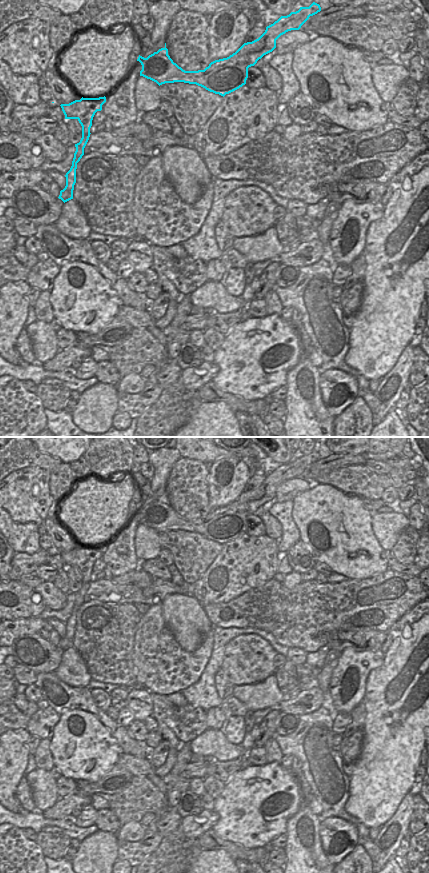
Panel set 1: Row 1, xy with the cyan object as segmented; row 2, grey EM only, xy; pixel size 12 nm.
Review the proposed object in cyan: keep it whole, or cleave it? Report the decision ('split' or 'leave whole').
leave whole

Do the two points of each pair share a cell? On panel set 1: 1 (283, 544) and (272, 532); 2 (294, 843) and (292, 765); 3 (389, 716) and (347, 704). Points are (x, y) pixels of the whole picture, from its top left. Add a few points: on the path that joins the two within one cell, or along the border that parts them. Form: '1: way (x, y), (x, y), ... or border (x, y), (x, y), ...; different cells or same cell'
1: border (272, 516), (281, 527), (281, 537), (278, 541); different cells
2: way (304, 824), (305, 787), (303, 784); same cell
3: border (368, 677), (362, 700); different cells

